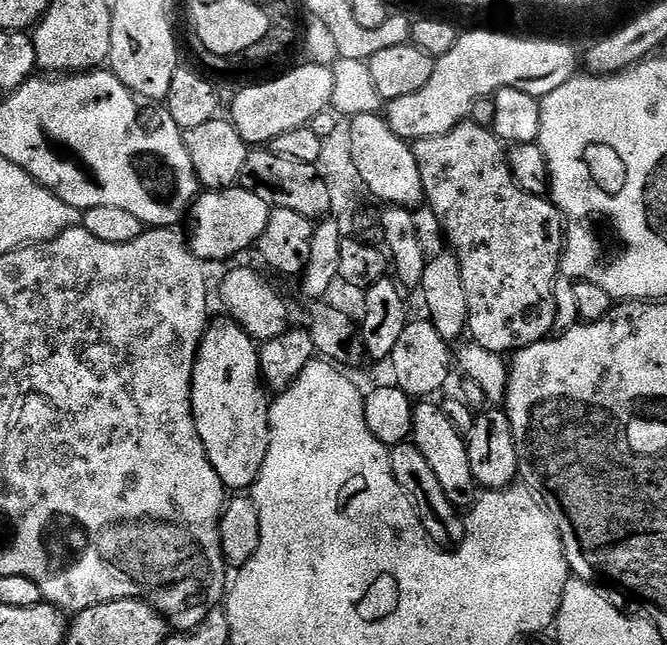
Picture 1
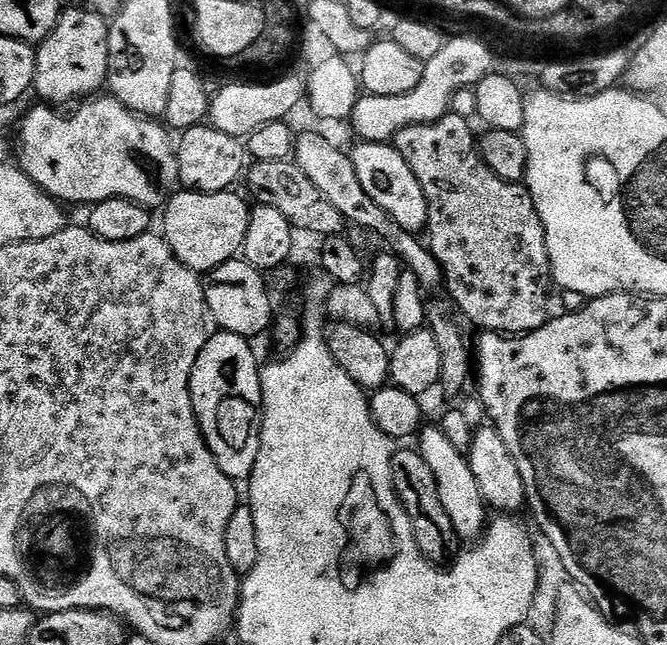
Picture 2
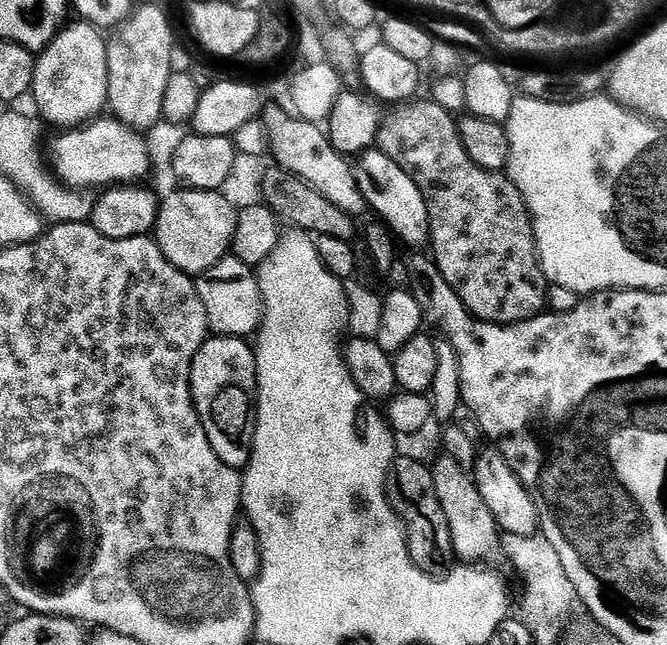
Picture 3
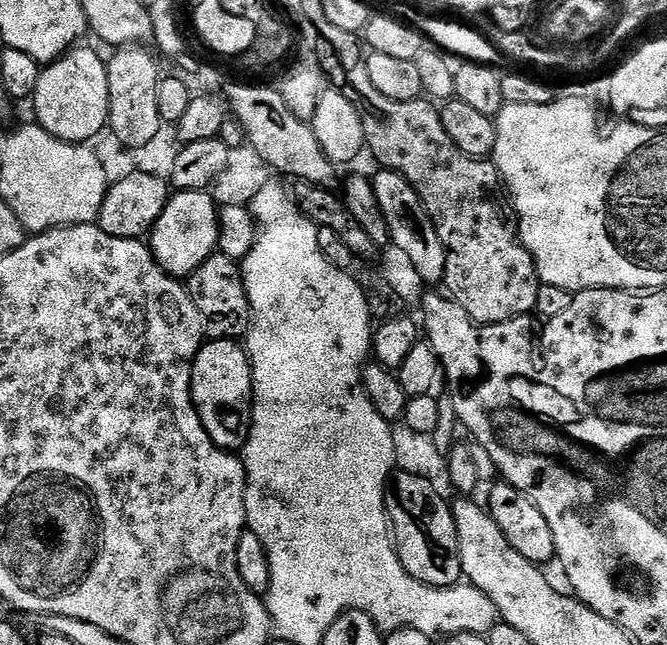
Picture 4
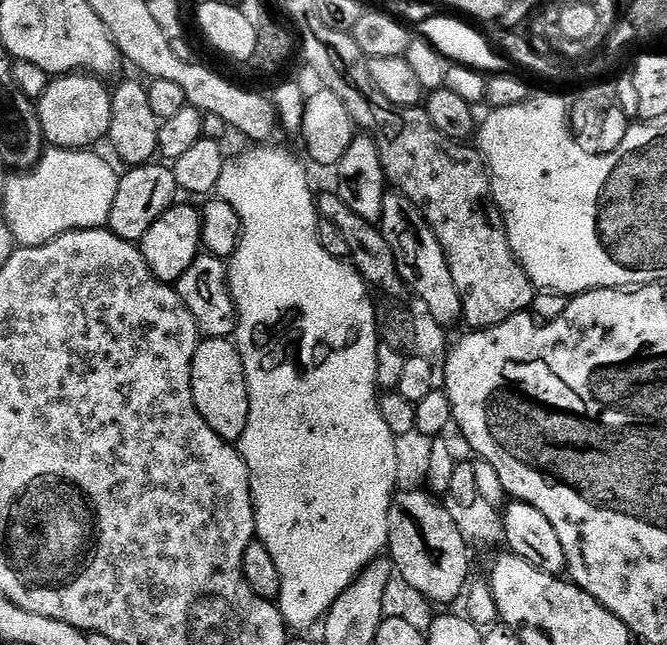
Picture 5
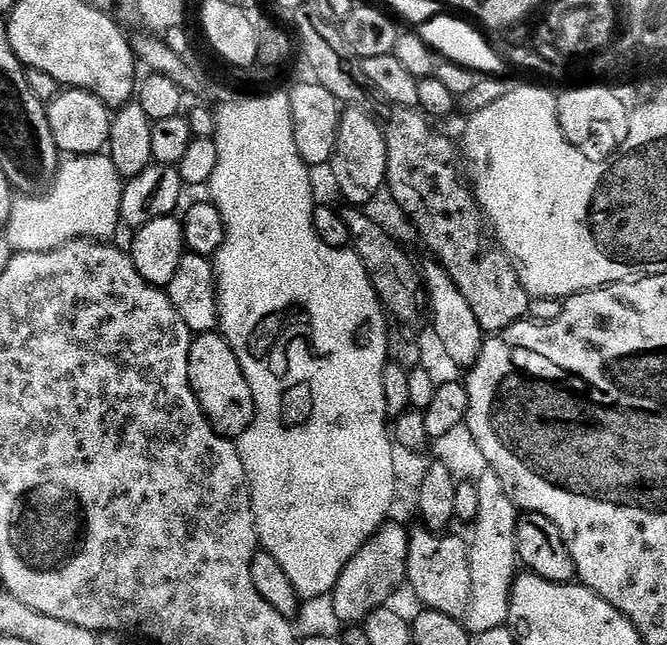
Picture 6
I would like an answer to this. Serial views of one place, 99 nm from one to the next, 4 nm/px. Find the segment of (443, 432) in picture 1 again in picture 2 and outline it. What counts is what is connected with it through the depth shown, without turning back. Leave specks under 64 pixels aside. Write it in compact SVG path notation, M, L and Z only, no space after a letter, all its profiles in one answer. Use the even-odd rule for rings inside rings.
M440 426L421 427L419 437L420 457L430 466L430 474L434 474L434 482L438 482L438 502L442 502L450 522L454 526L461 541L475 541L485 531L490 520L490 512L482 498L482 490L478 490L478 482L474 479L474 470L470 470L467 455L458 450L458 446L450 443Z

